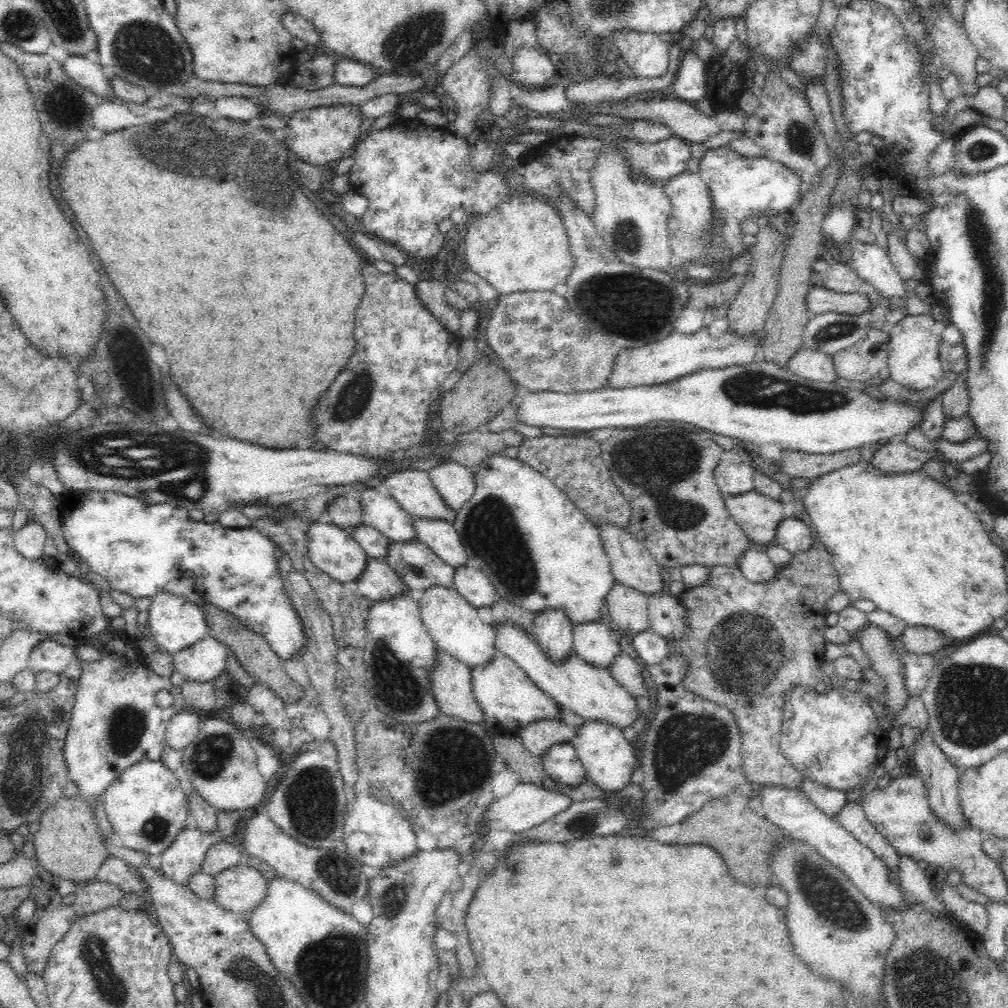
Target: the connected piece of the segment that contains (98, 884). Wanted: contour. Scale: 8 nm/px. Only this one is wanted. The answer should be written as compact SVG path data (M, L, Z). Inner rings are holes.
M93 879L82 883L82 892L76 894L72 906L76 916L80 917L119 906L124 896L125 893L118 886Z

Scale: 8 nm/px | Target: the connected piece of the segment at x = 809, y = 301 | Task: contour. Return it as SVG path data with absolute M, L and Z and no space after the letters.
M819 282L812 285L804 301L810 316L825 312L862 314L870 308L870 299L865 292L839 293L825 289Z

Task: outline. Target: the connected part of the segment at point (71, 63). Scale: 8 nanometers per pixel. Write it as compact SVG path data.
M70 54L61 65L62 72L88 91L97 95L109 92L112 96L109 77L106 77L100 68L99 64L93 63L78 54Z

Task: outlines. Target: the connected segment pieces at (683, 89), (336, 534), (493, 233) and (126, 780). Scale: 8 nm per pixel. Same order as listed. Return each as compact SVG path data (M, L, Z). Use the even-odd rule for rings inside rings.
M690 51L688 56L682 58L682 63L670 86L670 94L697 105L701 98L707 96L707 77L707 67L704 62ZM686 58L692 58L690 68L684 68Z
M310 520L307 531L308 556L310 560L326 574L335 578L341 584L352 586L358 576L364 572L367 554L364 549L356 543L348 530L335 524Z
M522 193L521 195L514 195L504 202L500 208L492 209L486 216L480 218L470 219L466 221L466 262L468 268L475 272L480 278L483 278L492 288L498 291L499 296L509 295L515 292L526 291L552 291L560 284L565 284L566 279L570 276L573 269L574 259L569 249L569 238L561 217L561 213L549 204L544 198L530 193Z
M142 759L140 762L128 767L110 786L103 792L102 801L105 813L113 830L120 836L126 848L146 852L150 855L161 855L166 848L176 840L178 832L184 830L190 817L186 793L182 784L162 761Z

